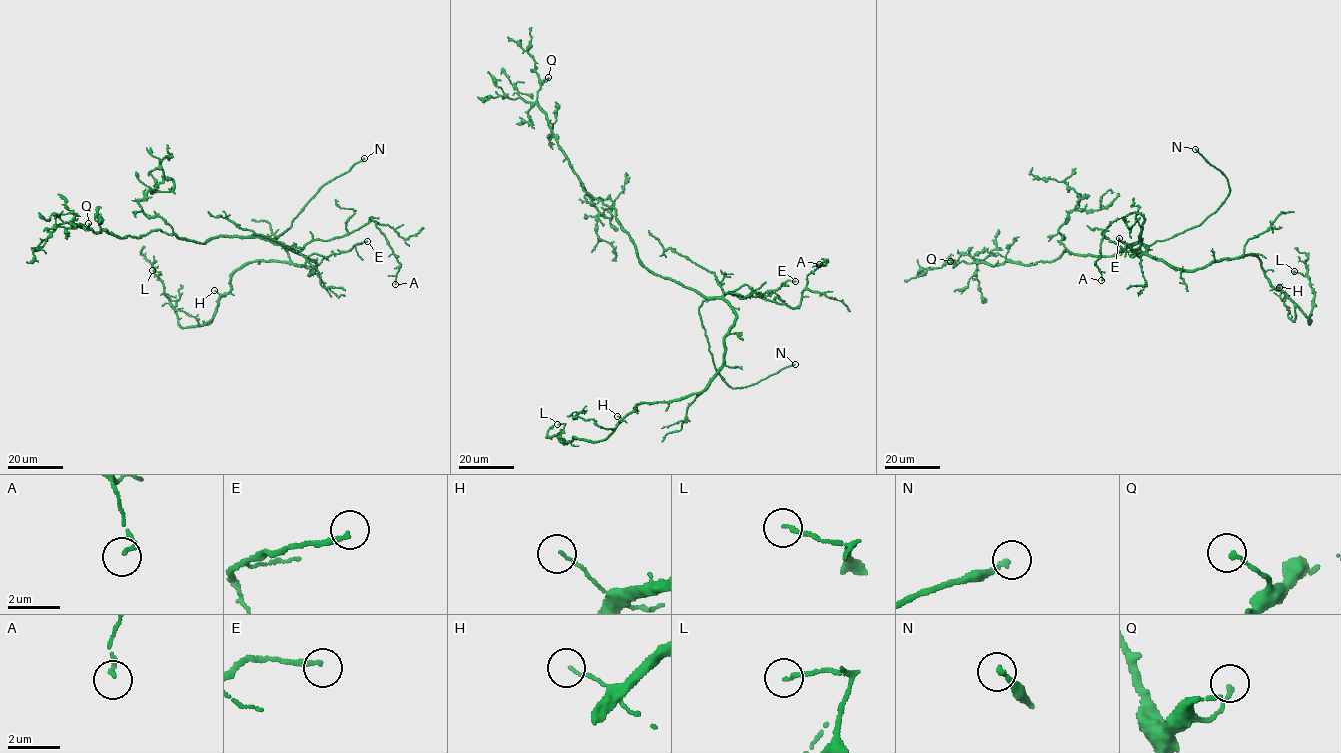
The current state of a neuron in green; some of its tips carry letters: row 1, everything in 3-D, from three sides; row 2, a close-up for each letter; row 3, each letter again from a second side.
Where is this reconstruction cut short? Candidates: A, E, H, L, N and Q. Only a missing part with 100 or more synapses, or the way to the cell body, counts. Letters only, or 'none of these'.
N

